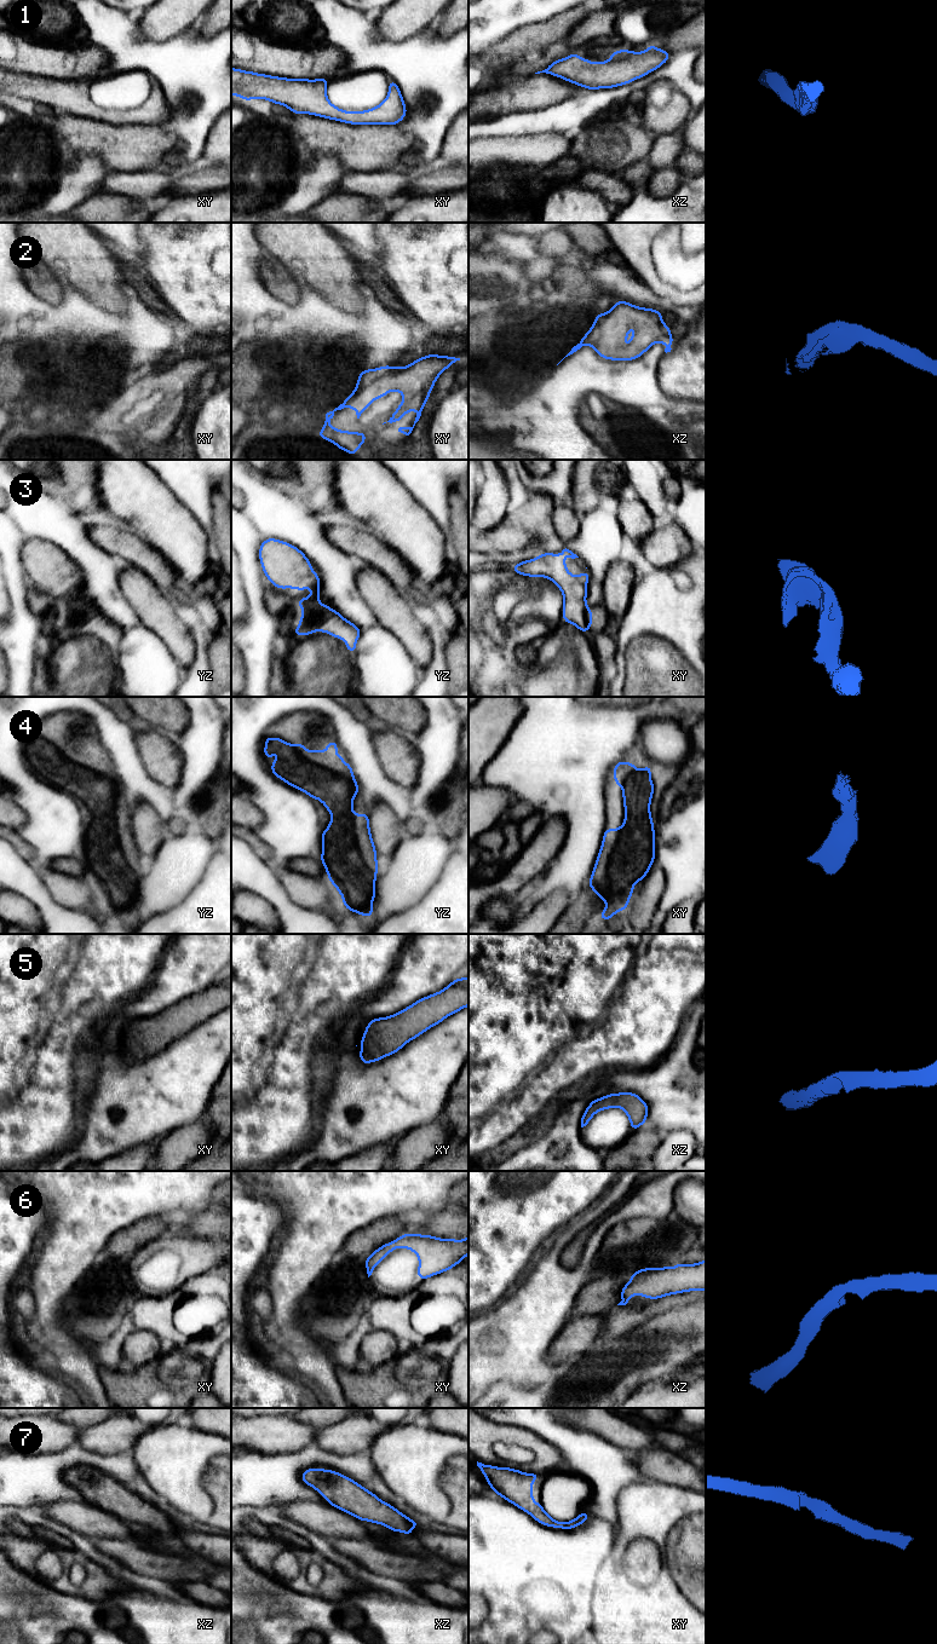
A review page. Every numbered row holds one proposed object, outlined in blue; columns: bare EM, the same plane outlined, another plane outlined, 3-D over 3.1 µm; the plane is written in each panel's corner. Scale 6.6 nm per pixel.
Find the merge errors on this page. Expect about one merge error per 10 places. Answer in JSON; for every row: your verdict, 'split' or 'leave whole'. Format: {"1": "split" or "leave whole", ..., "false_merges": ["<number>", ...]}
{"1": "leave whole", "2": "leave whole", "3": "leave whole", "4": "leave whole", "5": "leave whole", "6": "leave whole", "7": "leave whole", "false_merges": []}

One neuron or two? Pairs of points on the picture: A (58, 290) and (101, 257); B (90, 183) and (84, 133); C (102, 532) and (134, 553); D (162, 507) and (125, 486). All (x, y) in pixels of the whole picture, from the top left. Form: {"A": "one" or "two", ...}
{"A": "two", "B": "two", "C": "one", "D": "one"}

